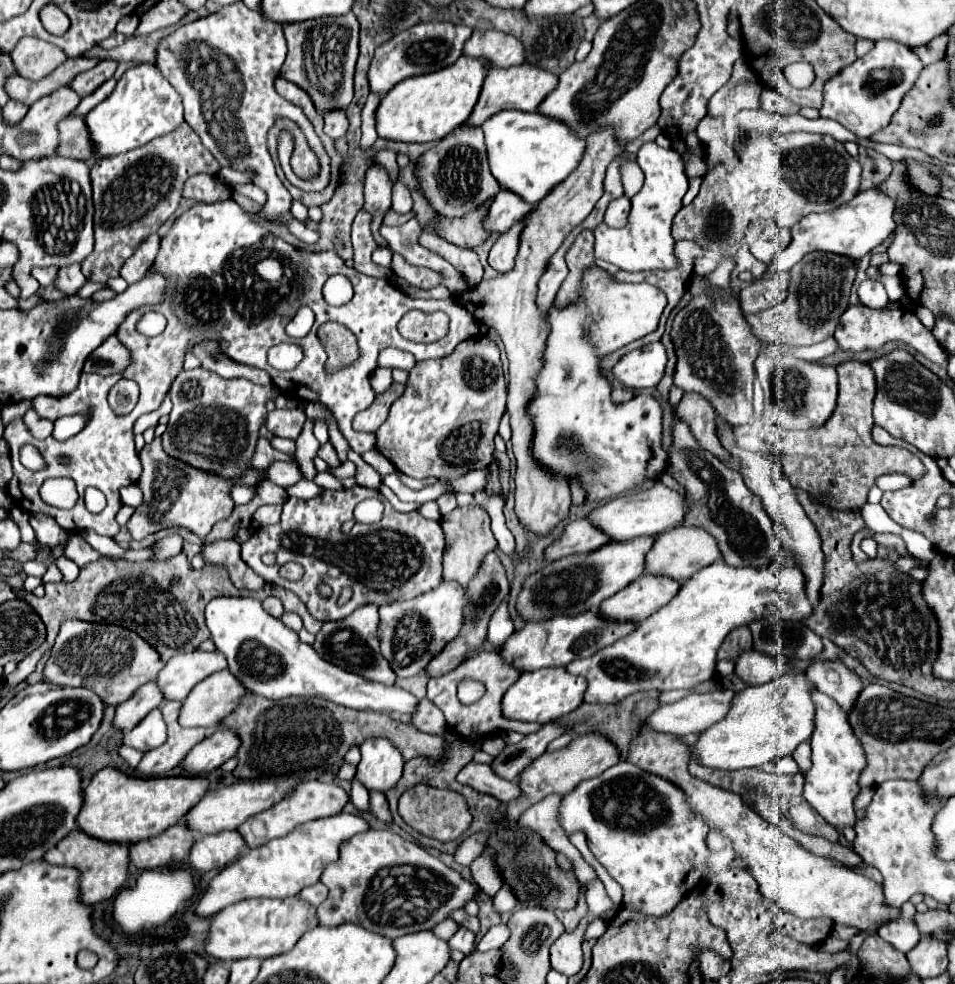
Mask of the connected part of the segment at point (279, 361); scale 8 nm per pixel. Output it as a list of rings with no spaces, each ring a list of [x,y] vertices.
[[[283,343],[283,345],[275,345],[269,349],[269,365],[275,369],[293,369],[303,353],[303,349],[293,345],[293,343]]]

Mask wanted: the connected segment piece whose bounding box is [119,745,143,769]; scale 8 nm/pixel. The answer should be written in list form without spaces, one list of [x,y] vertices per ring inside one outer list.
[[[125,745],[119,747],[119,755],[121,755],[121,759],[125,759],[125,763],[127,763],[131,769],[137,767],[137,763],[139,763],[141,757],[143,757],[143,753],[139,753],[139,751],[135,751],[135,749],[129,749],[129,747],[125,747]]]

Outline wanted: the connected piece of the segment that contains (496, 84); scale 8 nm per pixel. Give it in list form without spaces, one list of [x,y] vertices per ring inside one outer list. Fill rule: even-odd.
[[[517,65],[509,69],[491,69],[483,81],[483,89],[479,95],[479,101],[469,115],[465,127],[481,127],[489,117],[493,117],[499,111],[517,109],[517,111],[535,111],[537,105],[547,97],[549,91],[553,91],[557,85],[557,75],[549,71],[541,71],[533,65]]]

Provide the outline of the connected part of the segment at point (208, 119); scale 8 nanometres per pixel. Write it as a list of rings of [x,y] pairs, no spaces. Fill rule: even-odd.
[[[235,1],[221,7],[213,15],[181,25],[177,31],[183,31],[183,49],[179,41],[175,41],[171,35],[163,37],[157,45],[155,65],[181,95],[185,121],[221,165],[253,173],[251,183],[263,189],[267,195],[267,201],[261,205],[259,211],[261,217],[281,229],[287,229],[281,217],[291,211],[291,195],[277,177],[275,163],[269,155],[269,129],[275,125],[277,119],[291,119],[297,125],[308,125],[306,137],[308,143],[312,143],[312,151],[315,152],[320,167],[317,177],[311,180],[312,185],[297,177],[291,169],[289,159],[293,151],[293,137],[289,133],[281,133],[279,139],[279,161],[285,177],[291,185],[303,191],[321,191],[328,186],[330,158],[301,107],[285,101],[273,89],[273,81],[279,75],[279,69],[287,55],[281,25],[265,21],[259,11],[249,9],[243,1]]]

